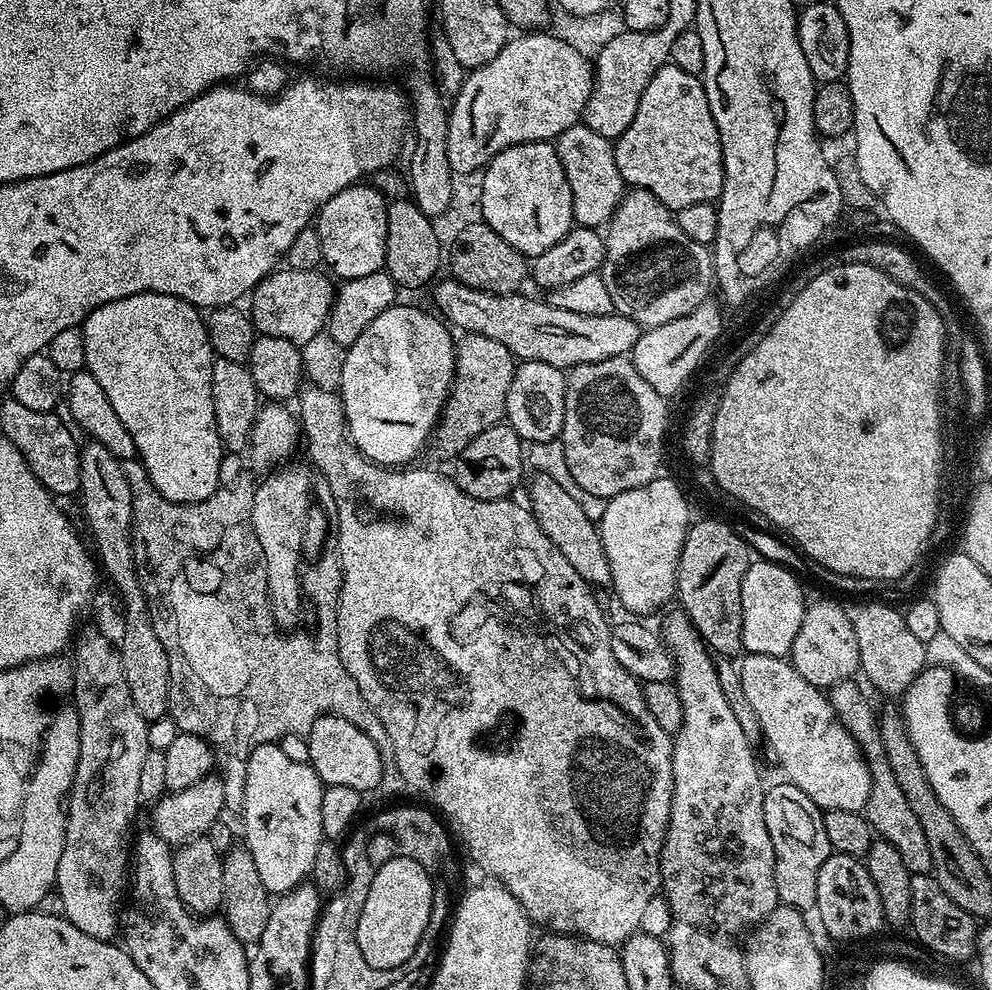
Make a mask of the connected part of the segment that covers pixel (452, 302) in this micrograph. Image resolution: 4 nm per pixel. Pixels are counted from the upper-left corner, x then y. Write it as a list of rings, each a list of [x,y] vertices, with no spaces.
[[[455,278],[447,279],[441,279],[431,289],[436,299],[435,311],[453,329],[461,328],[461,333],[469,336],[482,334],[486,338],[494,338],[494,342],[502,342],[502,346],[506,346],[506,350],[510,350],[510,354],[520,362],[546,362],[555,368],[570,370],[586,362],[628,356],[642,331],[640,325],[619,314],[574,314],[574,310],[562,310],[544,298],[531,300],[525,294],[490,294],[474,286],[466,286]]]

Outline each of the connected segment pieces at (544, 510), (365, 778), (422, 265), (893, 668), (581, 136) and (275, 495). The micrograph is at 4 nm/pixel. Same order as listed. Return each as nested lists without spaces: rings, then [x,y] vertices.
[[[535,473],[533,477],[528,486],[528,506],[543,533],[558,546],[570,566],[574,567],[590,586],[599,588],[598,586],[611,585],[610,562],[604,552],[599,527],[593,519],[590,520],[589,511],[572,495],[566,493],[550,475]]]
[[[320,716],[308,731],[308,763],[318,774],[320,781],[326,786],[350,786],[350,790],[358,790],[362,794],[379,789],[382,778],[382,758],[378,754],[378,746],[358,730],[346,718],[341,716]]]
[[[393,199],[388,205],[384,268],[401,289],[420,288],[428,283],[431,285],[437,279],[436,271],[440,268],[440,260],[442,264],[440,236],[432,225],[435,224],[433,217],[427,216],[411,199],[395,200]]]
[[[864,604],[855,609],[852,621],[854,622],[854,638],[858,638],[858,658],[860,672],[880,692],[888,696],[903,697],[904,692],[918,678],[918,674],[926,667],[924,659],[924,644],[918,642],[918,637],[910,631],[904,621],[904,613],[898,607],[891,608],[888,604]]]
[[[581,122],[562,130],[554,143],[562,170],[566,170],[566,182],[570,182],[573,221],[582,228],[603,229],[626,194],[613,141],[602,134],[594,134],[594,130]]]
[[[291,464],[276,470],[281,472],[266,477],[261,484],[257,483],[252,495],[252,525],[258,538],[258,546],[262,546],[262,558],[266,558],[268,601],[276,626],[281,630],[295,626],[300,618],[300,610],[306,602],[302,593],[300,560],[302,561],[306,518],[309,508],[314,504],[312,480],[308,477],[309,469],[304,469],[300,464]]]

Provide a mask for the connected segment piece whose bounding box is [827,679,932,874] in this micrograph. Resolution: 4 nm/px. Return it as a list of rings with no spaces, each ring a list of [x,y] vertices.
[[[855,679],[843,680],[841,684],[835,684],[831,688],[827,697],[842,726],[846,726],[846,730],[859,746],[872,775],[870,796],[862,814],[868,819],[868,825],[871,826],[873,833],[879,839],[890,842],[894,850],[898,850],[898,858],[906,862],[906,870],[910,870],[913,874],[931,873],[930,845],[926,842],[926,834],[922,834],[922,822],[918,822],[918,814],[910,810],[910,802],[906,802],[906,794],[902,794],[898,781],[894,778],[894,770],[890,770],[890,762],[886,758],[886,750],[880,737],[877,709],[872,709],[871,702],[860,693],[856,683]]]

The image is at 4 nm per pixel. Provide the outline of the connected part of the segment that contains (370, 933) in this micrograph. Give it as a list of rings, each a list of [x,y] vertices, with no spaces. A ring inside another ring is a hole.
[[[396,856],[377,868],[358,918],[358,950],[378,970],[400,966],[413,954],[430,922],[433,877],[412,858]]]

